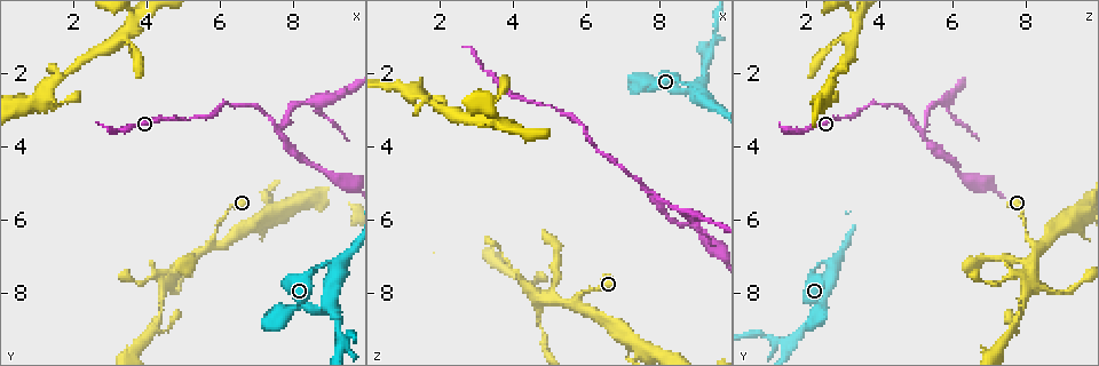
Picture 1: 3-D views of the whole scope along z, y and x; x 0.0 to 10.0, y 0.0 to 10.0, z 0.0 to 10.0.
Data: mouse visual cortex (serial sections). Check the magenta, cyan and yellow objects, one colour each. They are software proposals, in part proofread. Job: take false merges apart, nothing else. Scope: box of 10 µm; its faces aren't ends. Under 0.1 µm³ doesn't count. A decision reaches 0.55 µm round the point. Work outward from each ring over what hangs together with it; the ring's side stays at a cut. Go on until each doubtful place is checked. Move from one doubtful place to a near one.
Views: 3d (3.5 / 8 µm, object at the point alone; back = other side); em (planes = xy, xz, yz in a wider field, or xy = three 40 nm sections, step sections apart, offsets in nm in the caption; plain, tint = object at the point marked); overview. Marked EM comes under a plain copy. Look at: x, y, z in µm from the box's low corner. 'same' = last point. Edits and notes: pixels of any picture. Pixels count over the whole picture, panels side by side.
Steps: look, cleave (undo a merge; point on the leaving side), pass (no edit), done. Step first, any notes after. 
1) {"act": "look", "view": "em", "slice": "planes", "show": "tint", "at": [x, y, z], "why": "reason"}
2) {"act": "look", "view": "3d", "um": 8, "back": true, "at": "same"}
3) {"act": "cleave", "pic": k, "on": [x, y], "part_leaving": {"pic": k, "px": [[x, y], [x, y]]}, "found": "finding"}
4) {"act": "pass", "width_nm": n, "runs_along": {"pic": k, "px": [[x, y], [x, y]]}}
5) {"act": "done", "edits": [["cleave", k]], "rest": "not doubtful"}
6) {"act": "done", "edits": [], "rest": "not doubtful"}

{"act": "look", "view": "3d", "um": 8, "at": [4.45, 7.85, 8.00], "why": "three-way junction"}

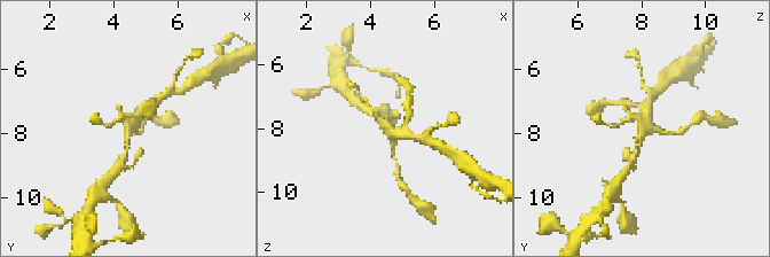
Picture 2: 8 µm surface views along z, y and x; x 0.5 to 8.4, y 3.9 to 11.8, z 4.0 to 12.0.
{"act": "look", "view": "em", "slice": "xy", "step": 3, "show": "tint", "at": "same"}

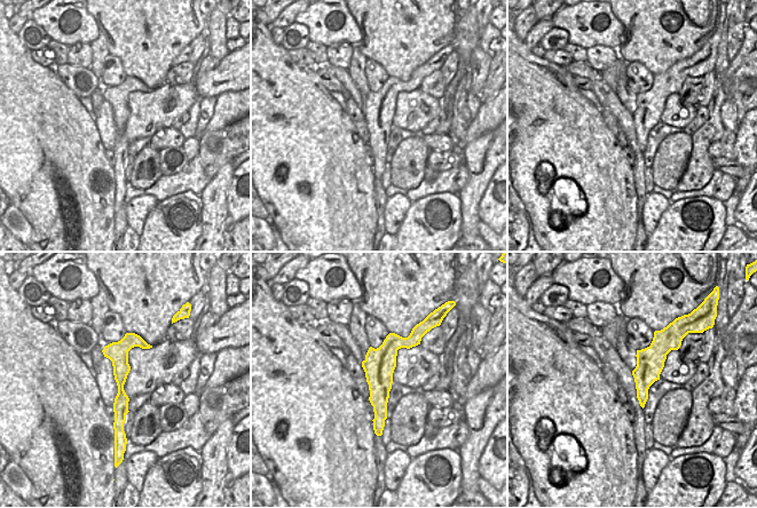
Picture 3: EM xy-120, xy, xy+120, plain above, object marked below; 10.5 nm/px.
{"act": "pass", "runs_along": {"pic": 3, "px": [[392, 335], [379, 364], [377, 429]]}, "found": "continuous, no second cell"}

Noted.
{"act": "look", "view": "3d", "um": 3.5, "back": true, "at": [7.65, 3.75, 5.20], "why": "three arms meet"}

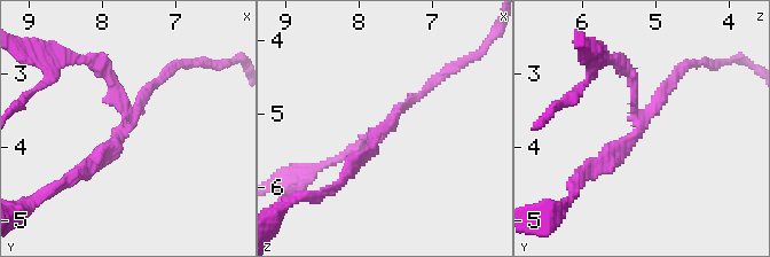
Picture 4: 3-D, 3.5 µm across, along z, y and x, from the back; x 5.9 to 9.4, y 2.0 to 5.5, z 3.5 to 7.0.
{"act": "look", "view": "em", "slice": "xy", "step": 1, "show": "tint", "at": [7.65, 3.70, 5.25], "arms": 3, "arm_widths_nm": [150, 150, 200]}

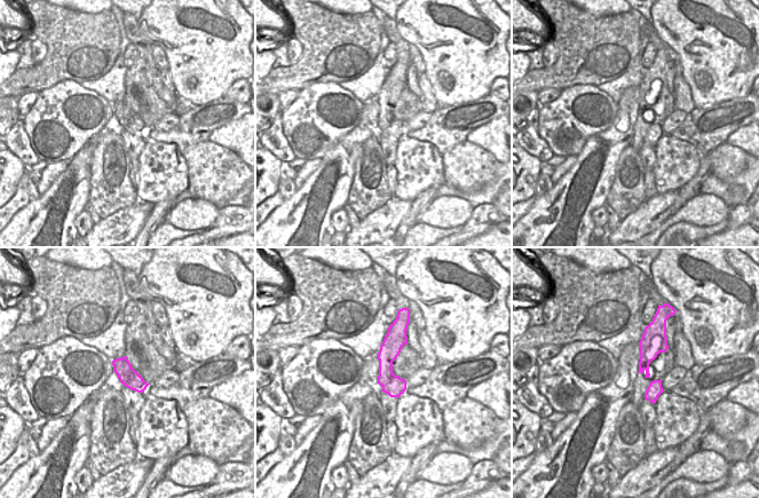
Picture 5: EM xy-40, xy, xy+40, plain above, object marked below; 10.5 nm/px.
{"act": "cleave", "pic": 4, "on": [631, 71], "part_leaving": {"pic": 4, "px": [[634, 111], [631, 74], [598, 59]]}, "found": "two cells meet here"}

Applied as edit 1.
{"act": "look", "view": "overview"}

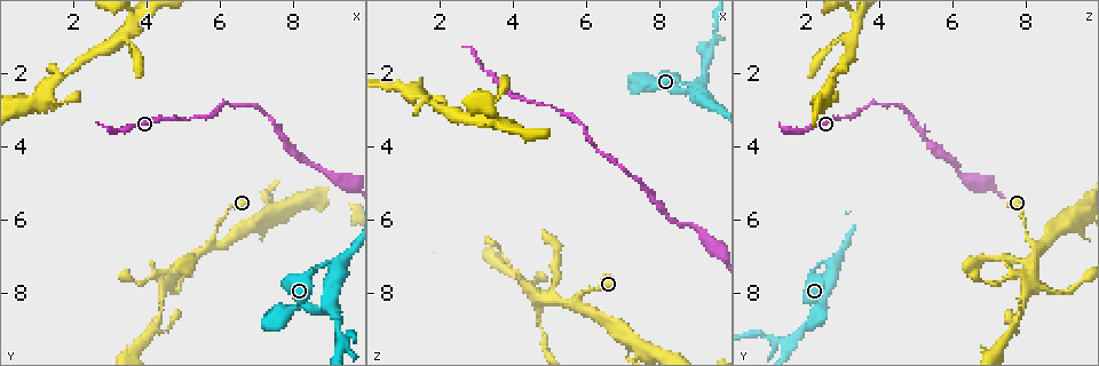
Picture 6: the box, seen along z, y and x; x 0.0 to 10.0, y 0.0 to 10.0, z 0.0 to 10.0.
{"act": "look", "view": "3d", "um": 8, "at": [9.35, 9.35, 1.60], "why": "arms part here"}

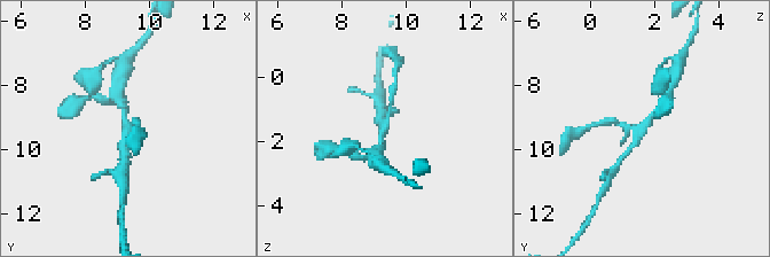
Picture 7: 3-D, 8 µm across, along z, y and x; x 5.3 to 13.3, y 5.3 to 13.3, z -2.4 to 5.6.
{"act": "look", "view": "em", "slice": "planes", "show": "tint", "at": "same", "why": "shape alone is not enough"}

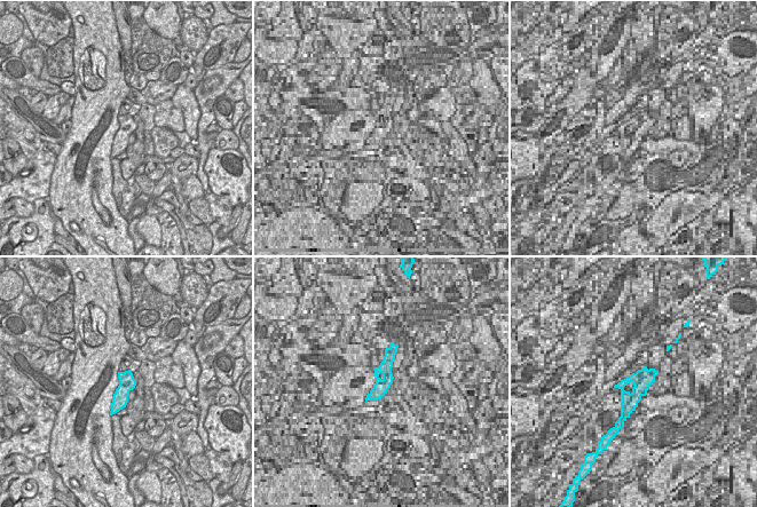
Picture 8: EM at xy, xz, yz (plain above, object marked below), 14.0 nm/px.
{"act": "pass", "runs_along": {"pic": 7, "px": [[665, 101], [643, 126], [613, 122]]}, "found": "all the same cell"}

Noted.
{"act": "done", "edits": [["cleave", 4]], "rest": "not doubtful"}

